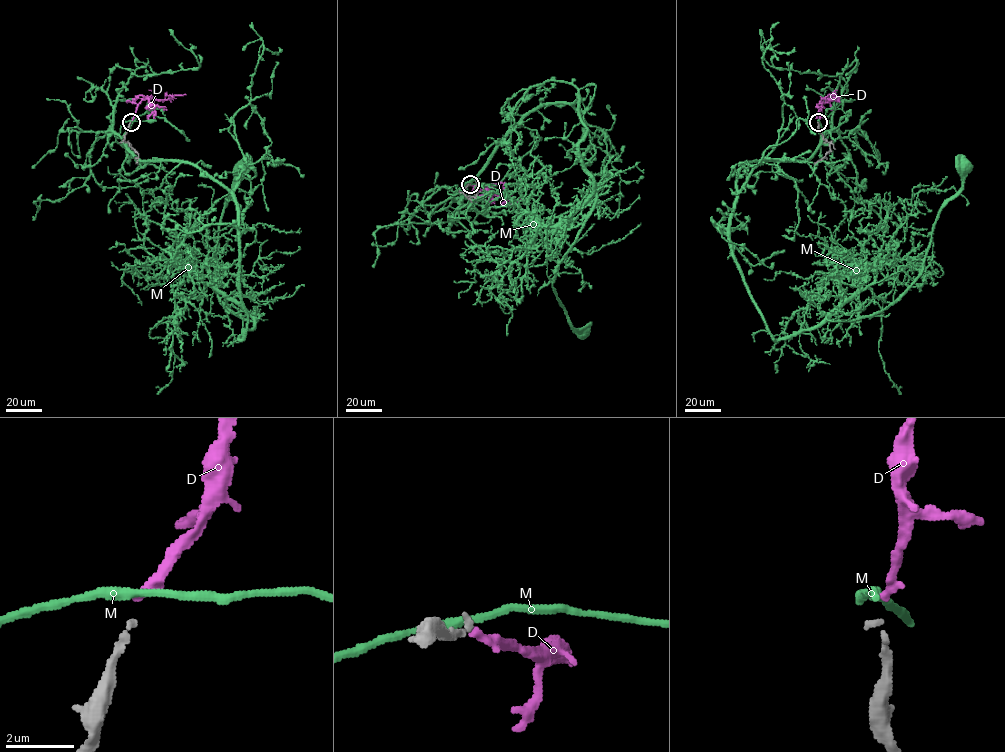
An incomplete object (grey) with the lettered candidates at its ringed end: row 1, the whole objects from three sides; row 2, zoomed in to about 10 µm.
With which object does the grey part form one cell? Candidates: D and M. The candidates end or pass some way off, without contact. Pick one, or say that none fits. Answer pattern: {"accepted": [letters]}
{"accepted": ["D"]}

